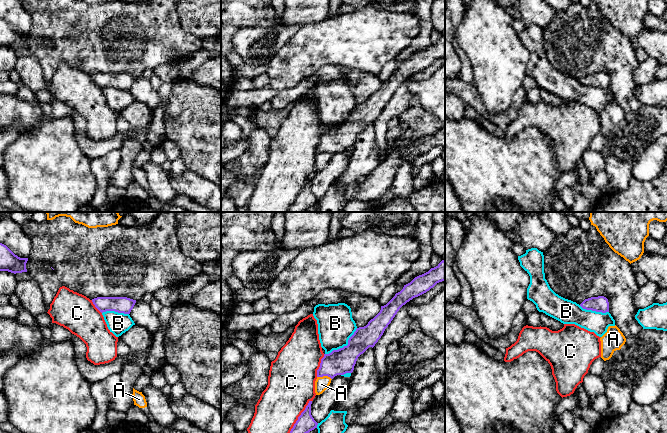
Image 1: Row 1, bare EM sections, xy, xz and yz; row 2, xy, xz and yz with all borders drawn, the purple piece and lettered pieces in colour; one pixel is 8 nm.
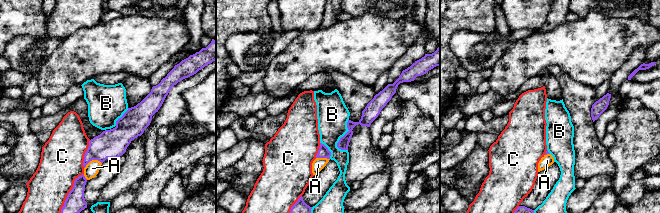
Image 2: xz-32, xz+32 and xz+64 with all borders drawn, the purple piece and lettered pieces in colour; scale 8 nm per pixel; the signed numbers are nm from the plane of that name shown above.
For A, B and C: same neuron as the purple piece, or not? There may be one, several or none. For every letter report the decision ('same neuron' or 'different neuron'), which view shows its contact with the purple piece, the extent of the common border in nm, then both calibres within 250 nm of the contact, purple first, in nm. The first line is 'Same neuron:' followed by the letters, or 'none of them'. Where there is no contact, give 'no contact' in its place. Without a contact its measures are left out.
Same neuron: none of them
A: different neuron; meets purple in xz; contact 120 nm long; 200 nm thick on the purple side, 110 nm on the other
B: different neuron; meets purple in xz; contact 340 nm long; 200 nm thick on the purple side, 280 nm on the other
C: different neuron; meets purple in xz; contact 340 nm long; 140 nm thick on the purple side, 360 nm on the other

